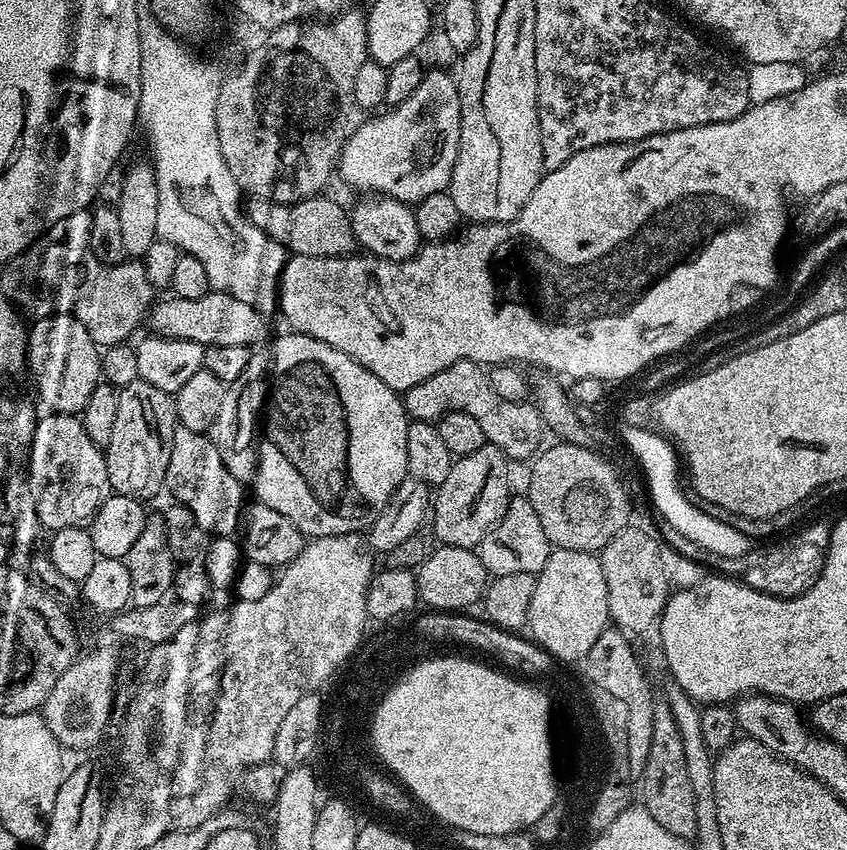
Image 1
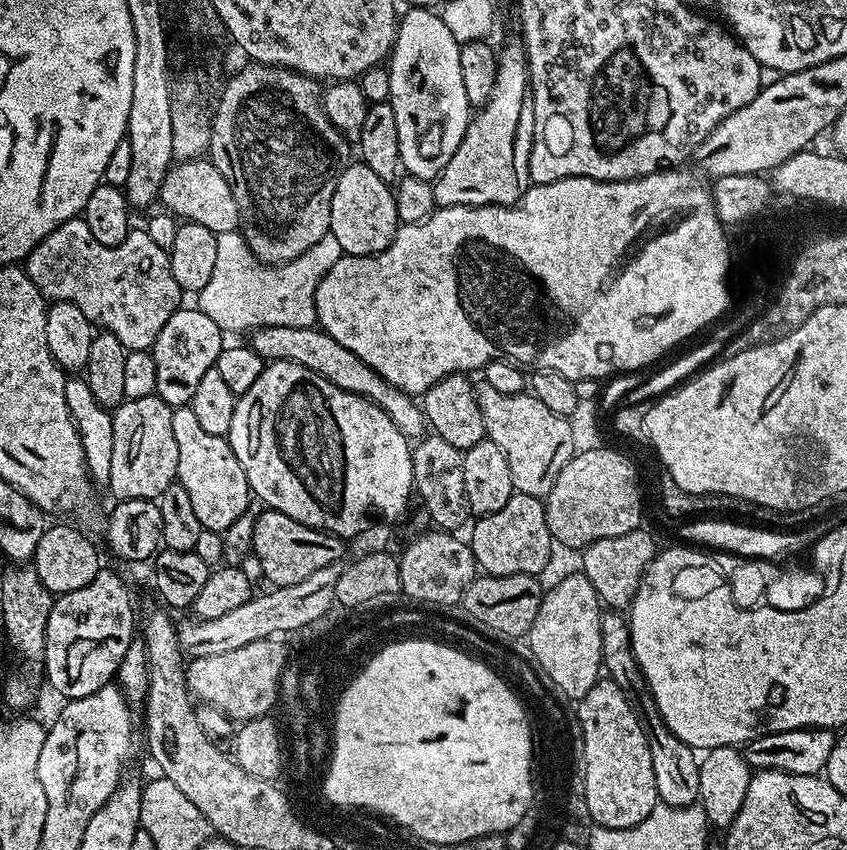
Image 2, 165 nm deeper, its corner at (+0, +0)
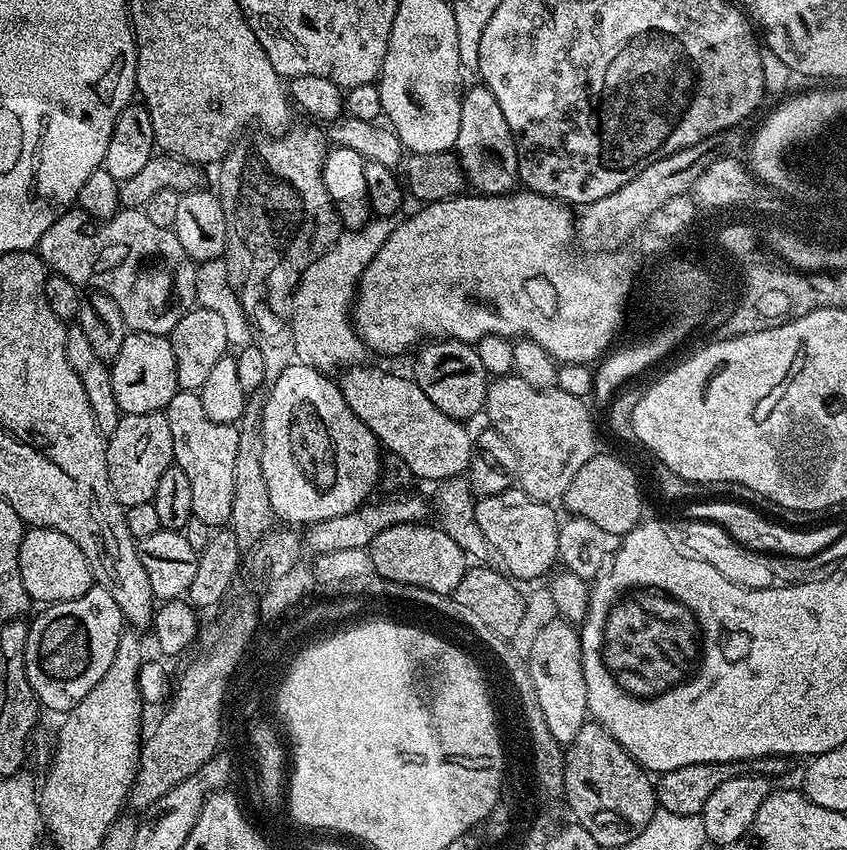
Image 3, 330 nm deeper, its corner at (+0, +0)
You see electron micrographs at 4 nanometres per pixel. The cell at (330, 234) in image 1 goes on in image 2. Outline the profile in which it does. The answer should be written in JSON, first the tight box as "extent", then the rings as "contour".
{"extent":[158,157,242,235],"contour":[[[196,157],[192,160],[180,160],[173,163],[165,178],[163,178],[158,198],[161,205],[179,219],[206,226],[207,229],[217,235],[233,231],[233,228],[237,227],[242,220],[242,209],[234,198],[232,188],[226,182],[222,172],[214,166],[211,159],[205,157]]]}

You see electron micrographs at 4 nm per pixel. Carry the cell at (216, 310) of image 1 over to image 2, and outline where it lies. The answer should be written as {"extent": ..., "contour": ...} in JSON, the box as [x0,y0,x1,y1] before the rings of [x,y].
{"extent":[250,324,426,438],"contour":[[[265,324],[251,333],[250,347],[260,353],[261,356],[272,360],[294,360],[327,377],[347,392],[353,392],[359,396],[365,396],[372,400],[379,408],[386,410],[398,430],[409,438],[420,438],[425,435],[426,421],[421,405],[408,393],[390,386],[379,374],[362,358],[358,358],[342,342],[334,342],[330,334],[313,326],[288,326],[278,324]]]}

